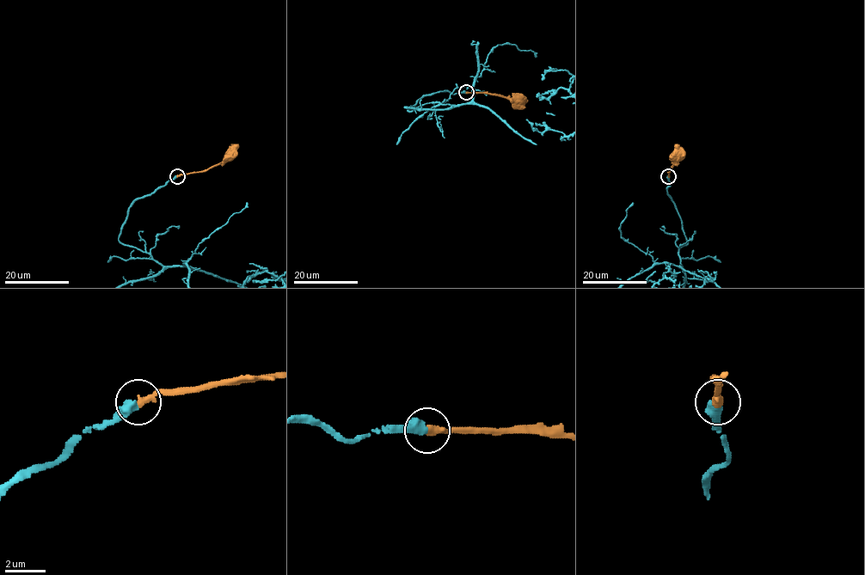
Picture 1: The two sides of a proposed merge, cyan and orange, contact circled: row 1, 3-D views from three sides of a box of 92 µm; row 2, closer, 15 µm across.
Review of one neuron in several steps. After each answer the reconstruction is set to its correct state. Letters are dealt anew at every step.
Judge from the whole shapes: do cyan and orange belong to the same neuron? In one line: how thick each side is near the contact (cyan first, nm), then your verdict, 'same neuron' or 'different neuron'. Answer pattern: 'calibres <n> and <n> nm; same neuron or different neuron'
calibres 550 and 360 nm; same neuron

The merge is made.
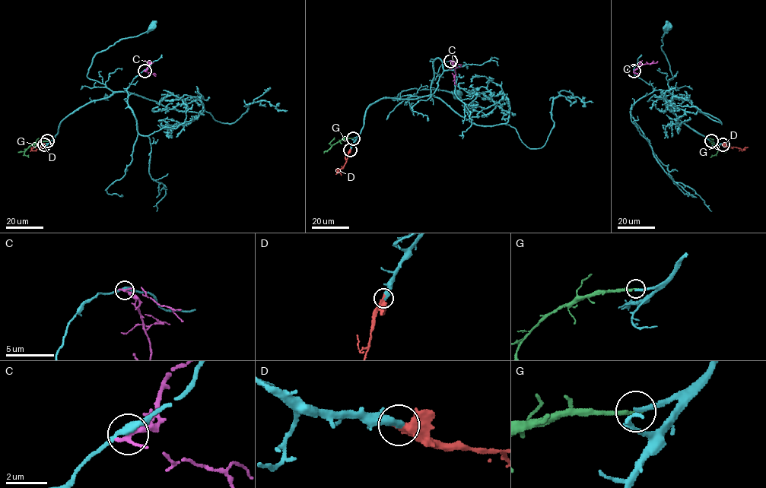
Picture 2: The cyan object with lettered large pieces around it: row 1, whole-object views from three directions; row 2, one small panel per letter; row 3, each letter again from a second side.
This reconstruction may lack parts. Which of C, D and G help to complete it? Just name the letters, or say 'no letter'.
D, G

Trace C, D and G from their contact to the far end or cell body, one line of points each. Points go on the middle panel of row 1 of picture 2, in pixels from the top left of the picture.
C: (450, 61), (456, 84)
D: (350, 150), (344, 166), (337, 171), (341, 175)
G: (353, 137), (341, 139), (331, 145), (330, 143), (335, 137)

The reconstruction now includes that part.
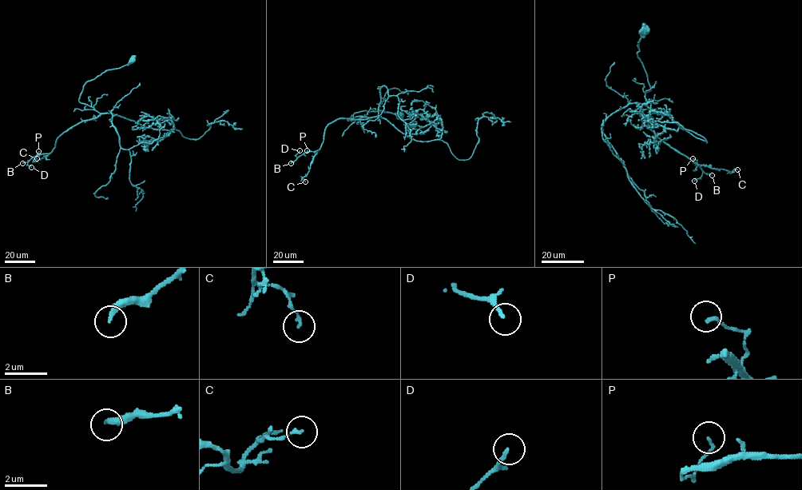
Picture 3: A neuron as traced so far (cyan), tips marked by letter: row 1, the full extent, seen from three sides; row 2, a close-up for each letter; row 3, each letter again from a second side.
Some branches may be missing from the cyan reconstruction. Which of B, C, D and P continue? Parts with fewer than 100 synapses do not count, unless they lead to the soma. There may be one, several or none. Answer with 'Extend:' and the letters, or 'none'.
Extend: none

